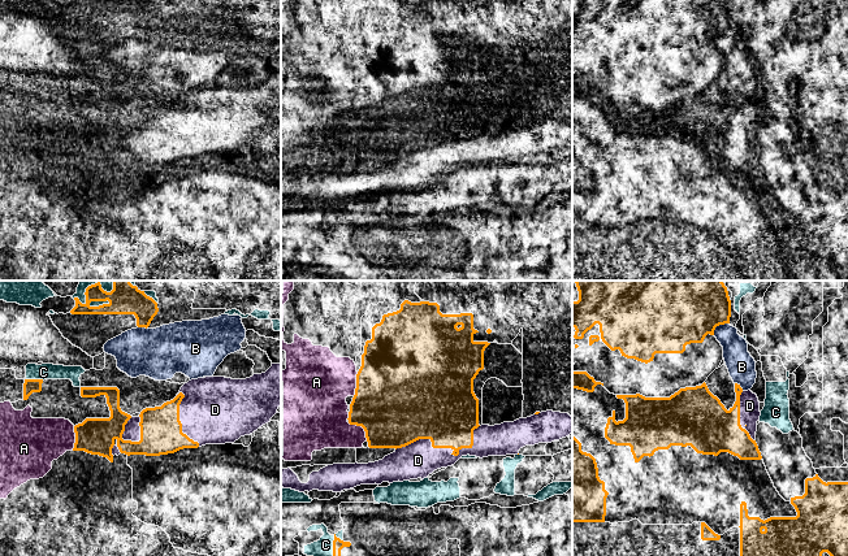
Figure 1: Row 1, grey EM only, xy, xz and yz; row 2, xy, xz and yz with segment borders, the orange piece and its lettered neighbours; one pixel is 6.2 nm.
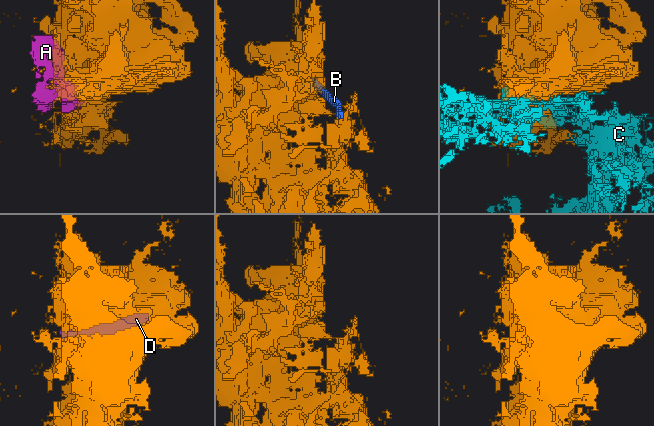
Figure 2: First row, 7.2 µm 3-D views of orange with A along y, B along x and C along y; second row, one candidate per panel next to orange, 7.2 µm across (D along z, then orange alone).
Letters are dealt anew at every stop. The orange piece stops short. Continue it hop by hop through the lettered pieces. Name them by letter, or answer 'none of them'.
none of them

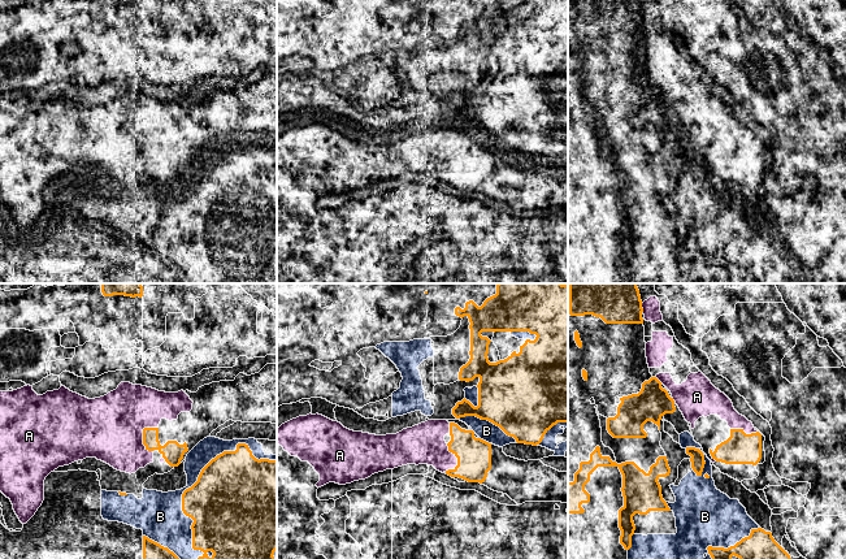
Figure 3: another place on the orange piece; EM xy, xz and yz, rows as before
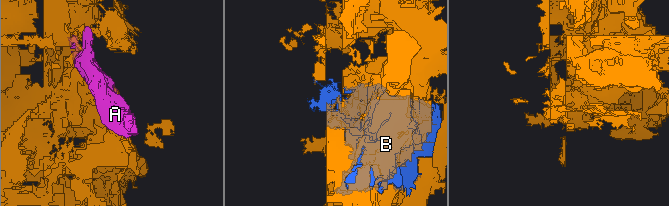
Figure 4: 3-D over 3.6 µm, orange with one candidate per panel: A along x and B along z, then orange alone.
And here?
B

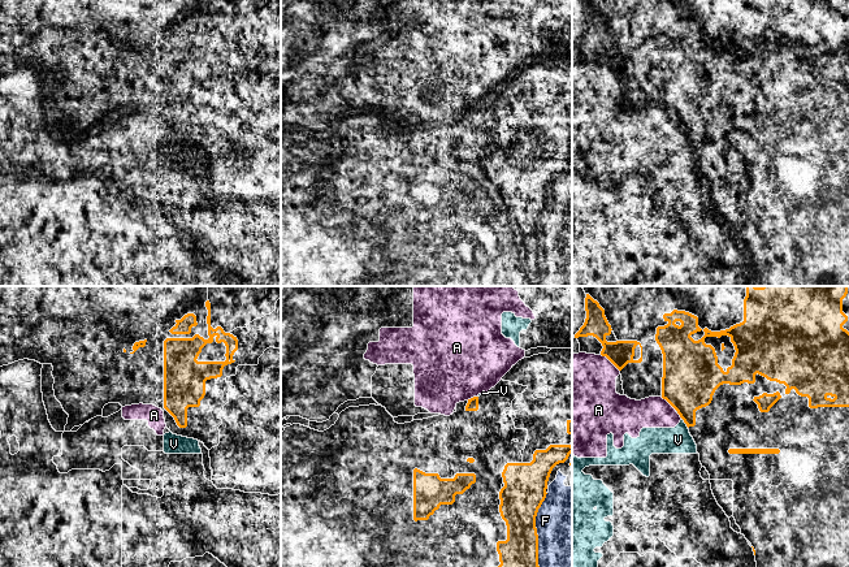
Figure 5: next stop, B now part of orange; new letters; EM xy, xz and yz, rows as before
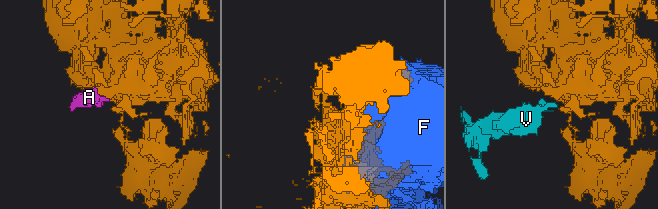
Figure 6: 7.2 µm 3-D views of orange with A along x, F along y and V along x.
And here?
none of them

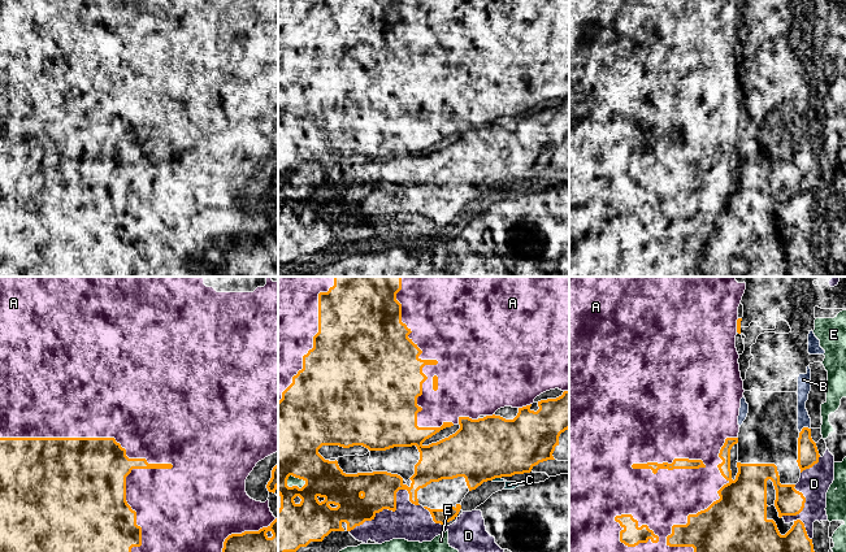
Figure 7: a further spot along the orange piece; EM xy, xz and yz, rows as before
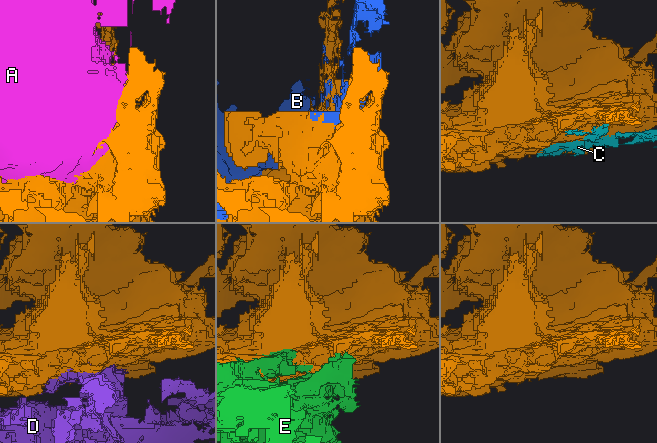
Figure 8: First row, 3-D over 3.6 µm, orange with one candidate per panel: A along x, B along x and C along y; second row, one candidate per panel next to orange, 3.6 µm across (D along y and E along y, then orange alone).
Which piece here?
none of them

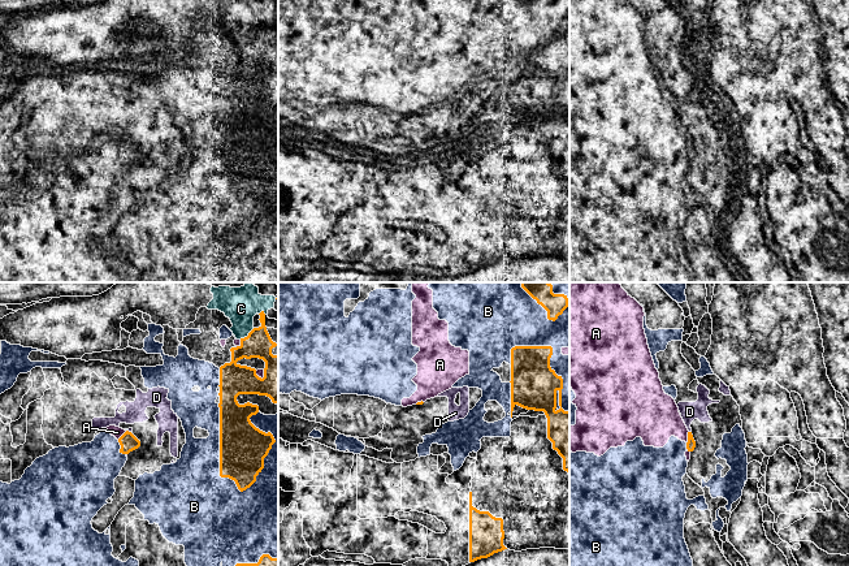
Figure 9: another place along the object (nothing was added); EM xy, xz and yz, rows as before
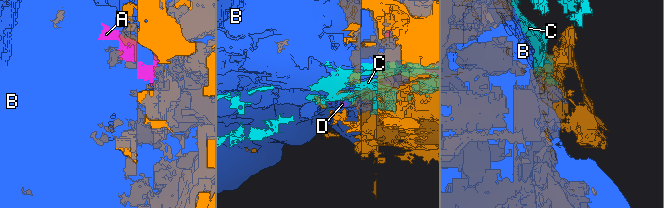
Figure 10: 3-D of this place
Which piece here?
B, D

